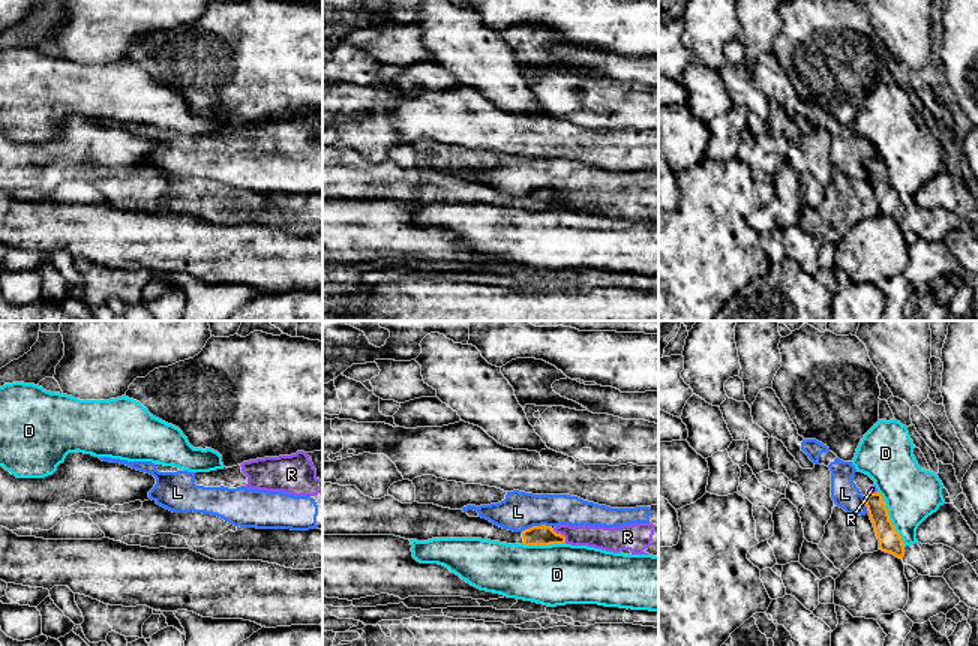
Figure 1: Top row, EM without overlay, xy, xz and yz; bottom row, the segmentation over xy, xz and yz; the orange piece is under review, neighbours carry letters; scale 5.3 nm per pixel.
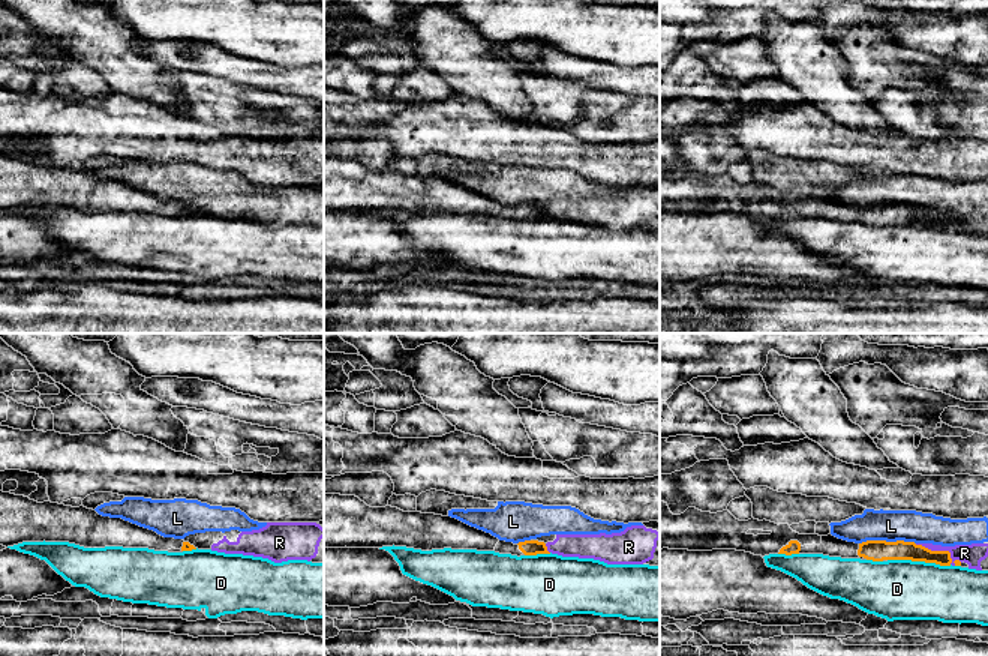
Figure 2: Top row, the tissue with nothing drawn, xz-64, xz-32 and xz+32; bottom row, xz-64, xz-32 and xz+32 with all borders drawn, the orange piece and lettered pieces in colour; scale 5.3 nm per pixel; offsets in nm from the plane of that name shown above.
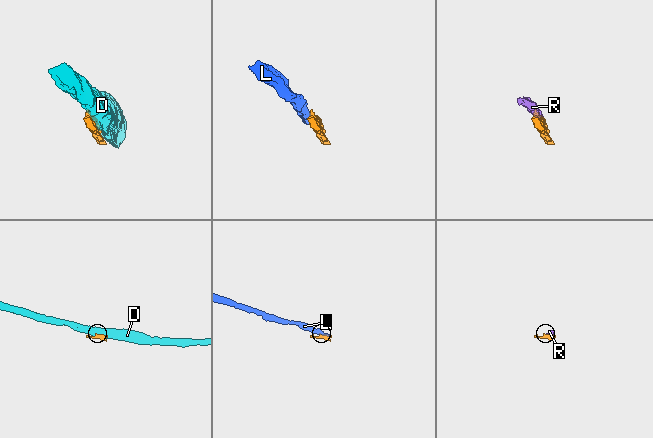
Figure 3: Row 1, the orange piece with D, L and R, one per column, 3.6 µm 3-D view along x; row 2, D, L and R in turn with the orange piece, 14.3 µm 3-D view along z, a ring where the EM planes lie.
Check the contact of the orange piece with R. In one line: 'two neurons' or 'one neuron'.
two neurons

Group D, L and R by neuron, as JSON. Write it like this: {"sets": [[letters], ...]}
{"sets": [["D"], ["L", "R"]]}

